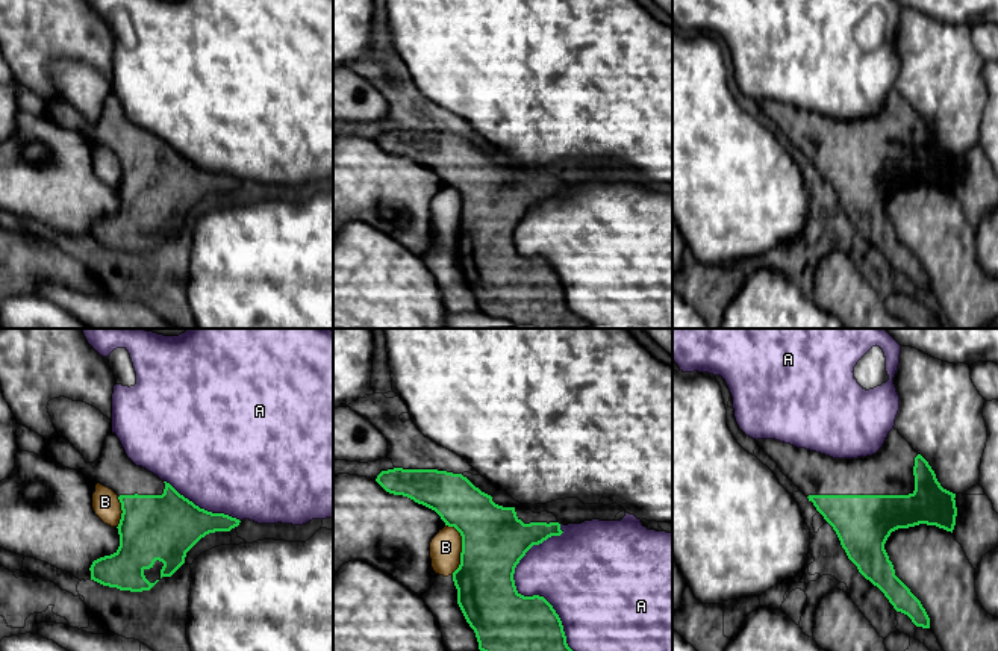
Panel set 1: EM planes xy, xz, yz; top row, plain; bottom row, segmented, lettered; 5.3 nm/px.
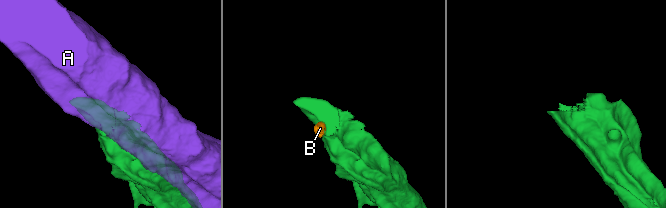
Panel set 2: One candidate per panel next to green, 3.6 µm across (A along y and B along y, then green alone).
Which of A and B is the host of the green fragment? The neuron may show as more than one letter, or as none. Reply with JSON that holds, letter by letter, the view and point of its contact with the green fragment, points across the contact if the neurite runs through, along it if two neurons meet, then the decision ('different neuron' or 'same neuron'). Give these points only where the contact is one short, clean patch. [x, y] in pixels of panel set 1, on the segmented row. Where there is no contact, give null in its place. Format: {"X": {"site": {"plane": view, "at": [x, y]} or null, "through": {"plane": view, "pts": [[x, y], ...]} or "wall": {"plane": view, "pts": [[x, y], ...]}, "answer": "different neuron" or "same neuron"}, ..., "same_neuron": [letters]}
{"A": {"site": {"plane": "xz", "at": [515, 589]}, "answer": "different neuron"}, "B": {"site": {"plane": "xz", "at": [462, 547]}, "wall": {"plane": "xz", "pts": [[445, 524], [452, 526], [461, 536], [461, 563], [452, 574]]}, "answer": "different neuron"}, "same_neuron": []}

